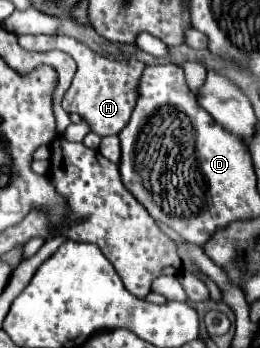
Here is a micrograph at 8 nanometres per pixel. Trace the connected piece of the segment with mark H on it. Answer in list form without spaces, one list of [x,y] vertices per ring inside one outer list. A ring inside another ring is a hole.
[[[45,34],[45,36],[19,36],[19,44],[25,46],[25,50],[63,50],[73,60],[77,62],[77,71],[71,88],[65,92],[63,106],[69,114],[79,114],[89,128],[99,134],[99,136],[109,136],[109,134],[119,134],[133,112],[135,104],[135,90],[137,82],[141,78],[141,72],[145,68],[143,62],[129,58],[129,60],[111,60],[107,56],[101,56],[93,52],[89,46],[83,42],[77,42],[71,36],[61,36],[61,34]]]

